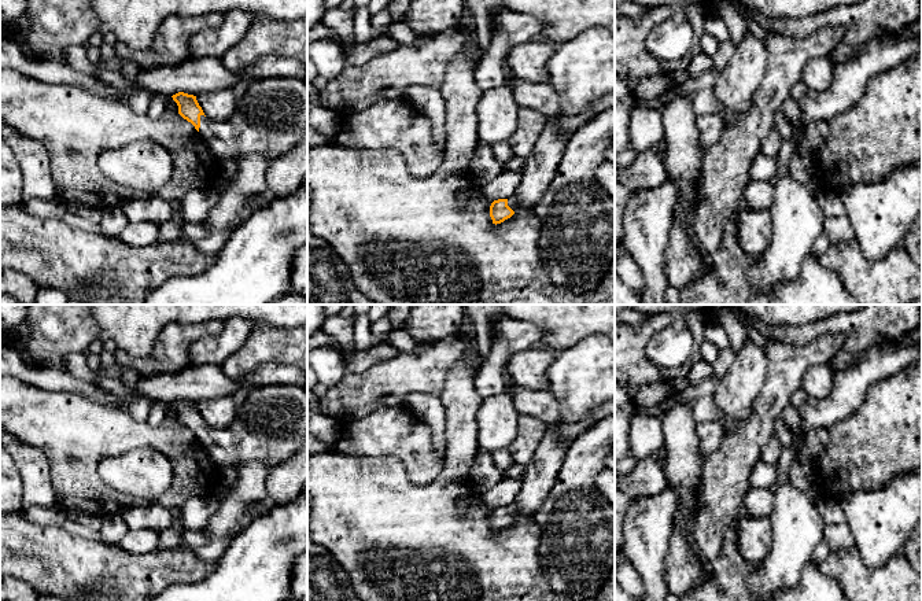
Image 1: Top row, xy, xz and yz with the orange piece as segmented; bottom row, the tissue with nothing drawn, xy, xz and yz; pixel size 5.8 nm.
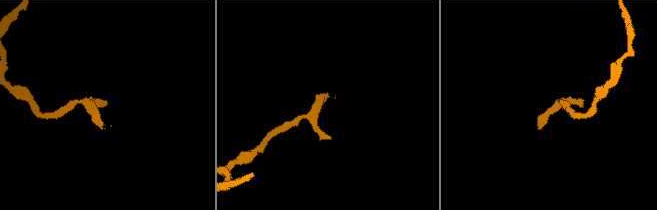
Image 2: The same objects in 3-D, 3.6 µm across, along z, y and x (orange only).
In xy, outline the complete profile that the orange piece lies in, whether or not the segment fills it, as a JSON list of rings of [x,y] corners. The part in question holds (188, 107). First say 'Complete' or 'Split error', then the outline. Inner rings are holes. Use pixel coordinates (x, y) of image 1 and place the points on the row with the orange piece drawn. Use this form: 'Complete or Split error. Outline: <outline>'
Split error. Outline: [[[272,77],[248,85],[246,93],[236,100],[233,115],[225,122],[209,119],[193,95],[178,92],[172,97],[178,106],[178,114],[195,126],[220,161],[235,159],[239,162],[250,154],[263,154],[274,161],[292,150],[307,134],[307,85],[300,78]]]

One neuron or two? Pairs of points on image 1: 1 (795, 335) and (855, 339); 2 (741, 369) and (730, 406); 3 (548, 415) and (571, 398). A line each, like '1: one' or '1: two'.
1: one
2: one
3: two

